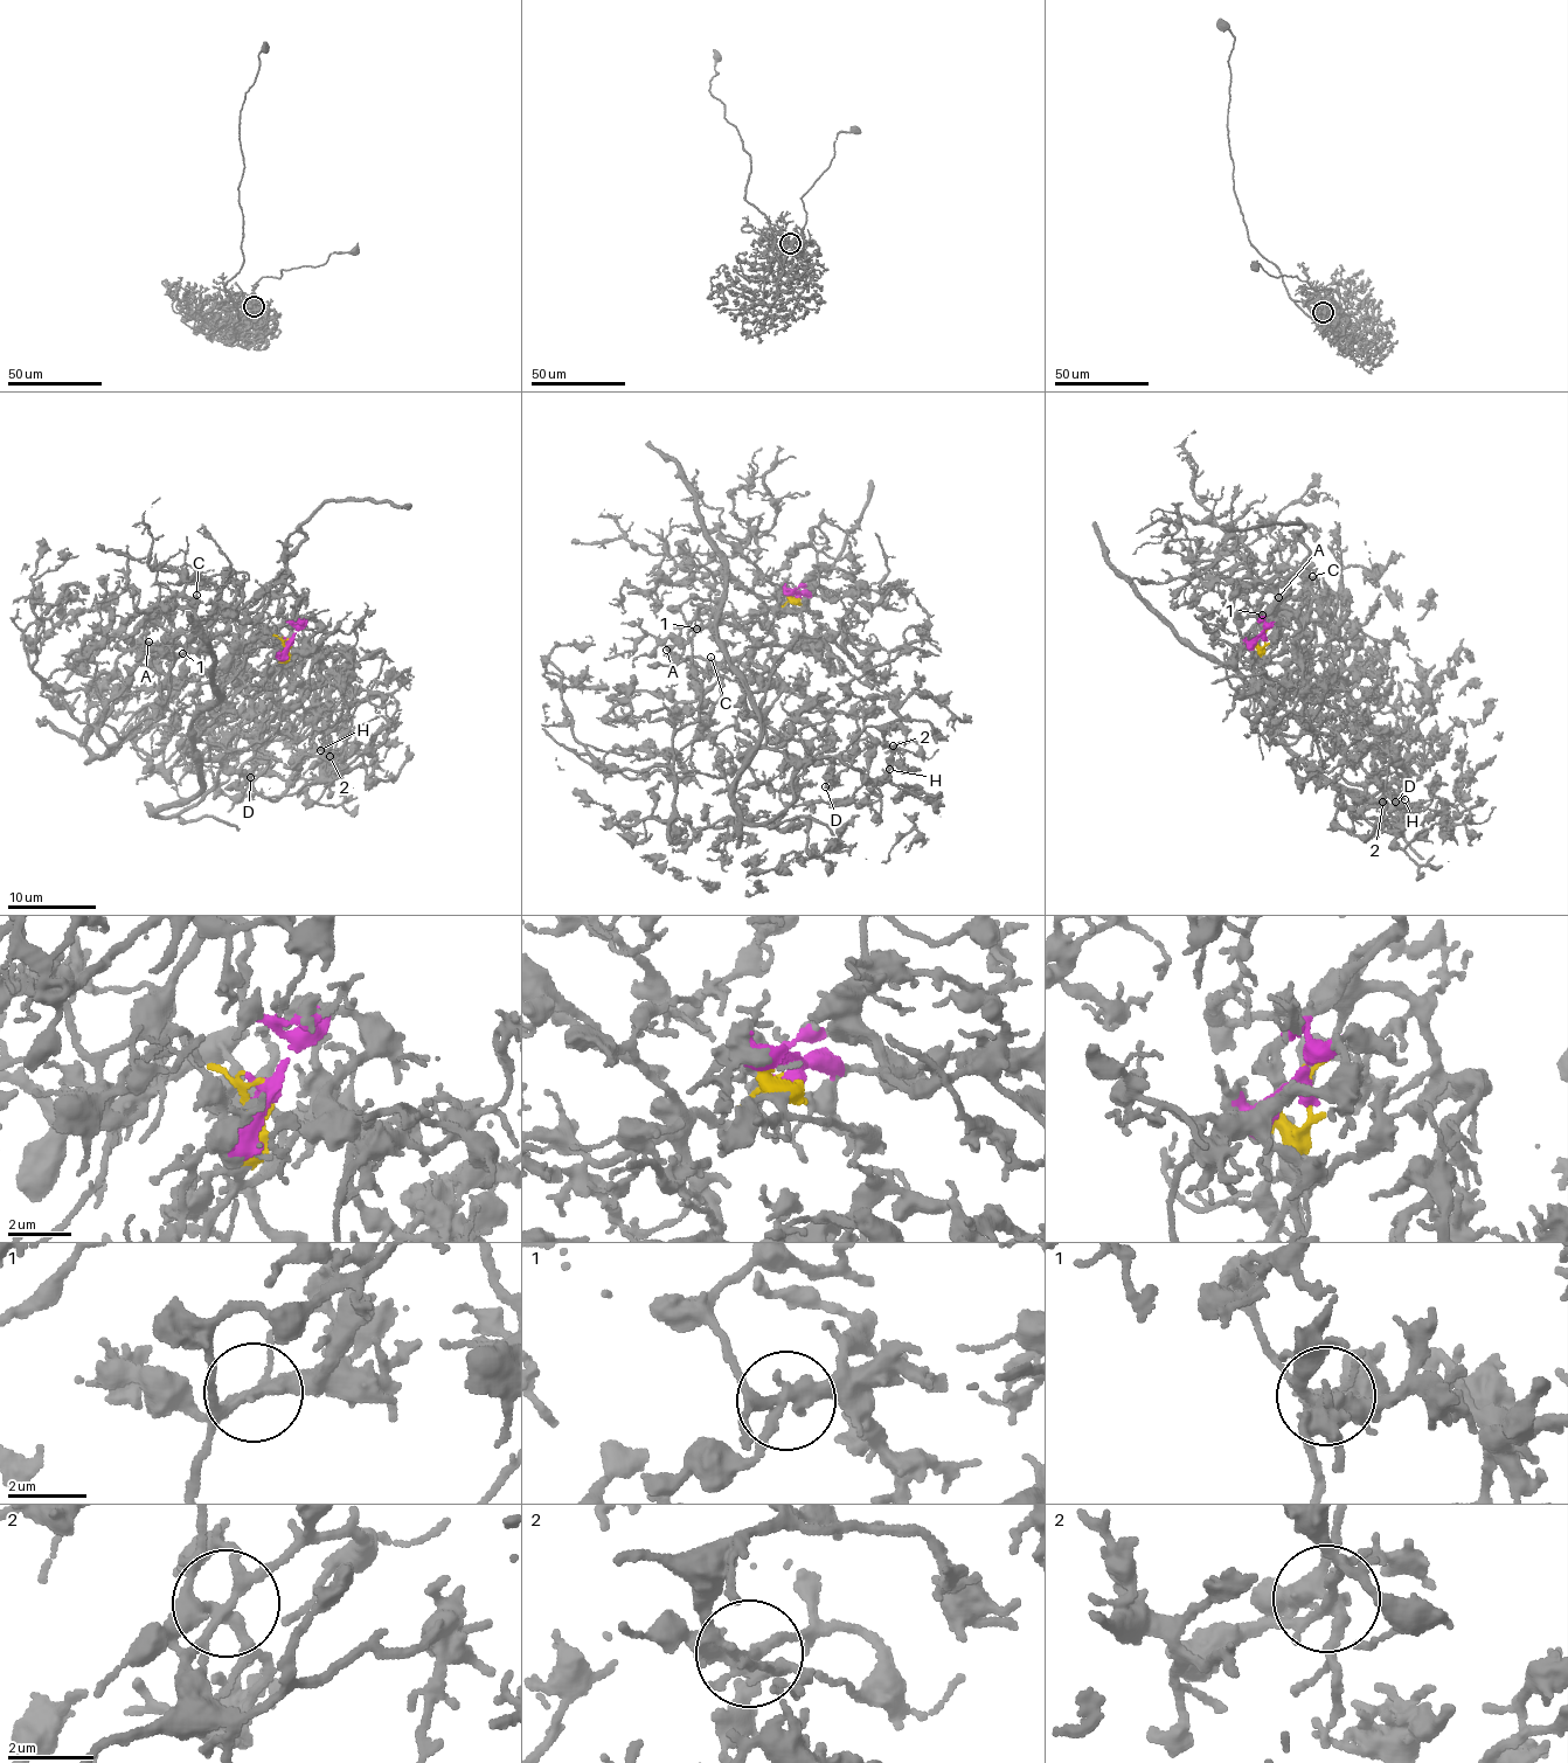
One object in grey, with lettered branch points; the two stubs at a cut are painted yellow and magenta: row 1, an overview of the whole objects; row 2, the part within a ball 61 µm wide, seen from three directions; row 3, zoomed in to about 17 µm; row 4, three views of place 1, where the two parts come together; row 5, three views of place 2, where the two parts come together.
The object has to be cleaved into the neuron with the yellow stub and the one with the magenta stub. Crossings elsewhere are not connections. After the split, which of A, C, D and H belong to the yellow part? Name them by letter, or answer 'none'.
D, H

